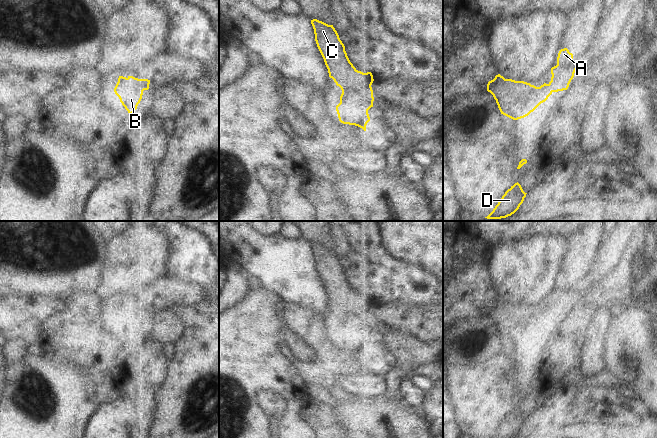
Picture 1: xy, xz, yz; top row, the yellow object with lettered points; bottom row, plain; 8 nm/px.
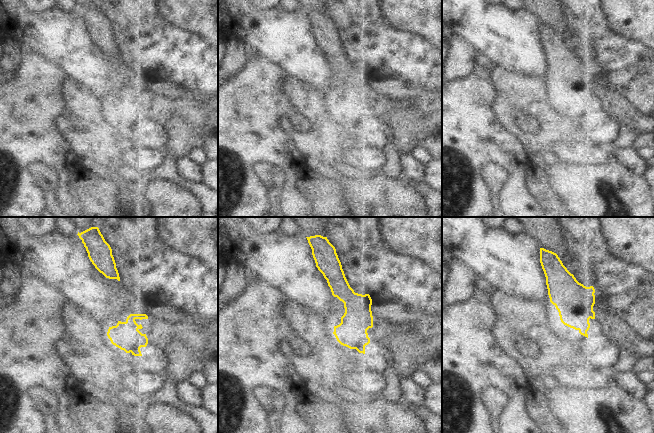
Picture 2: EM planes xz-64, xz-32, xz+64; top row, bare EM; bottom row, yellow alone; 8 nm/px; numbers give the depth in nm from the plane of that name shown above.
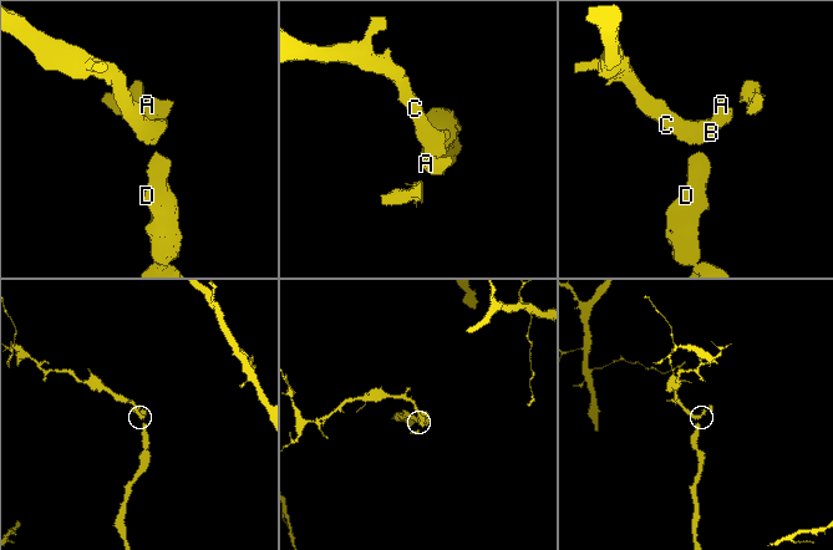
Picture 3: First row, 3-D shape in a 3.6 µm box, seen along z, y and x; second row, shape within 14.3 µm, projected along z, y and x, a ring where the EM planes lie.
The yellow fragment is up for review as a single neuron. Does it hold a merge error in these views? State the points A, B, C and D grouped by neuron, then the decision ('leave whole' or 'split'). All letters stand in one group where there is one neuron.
A B C D; leave whole

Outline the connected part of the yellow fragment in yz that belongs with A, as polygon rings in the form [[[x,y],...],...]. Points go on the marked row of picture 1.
[[[564,48],[558,53],[557,65],[551,68],[552,77],[548,84],[536,87],[498,74],[488,82],[487,91],[493,95],[501,114],[518,120],[528,116],[553,92],[567,90],[577,67],[573,54]]]

